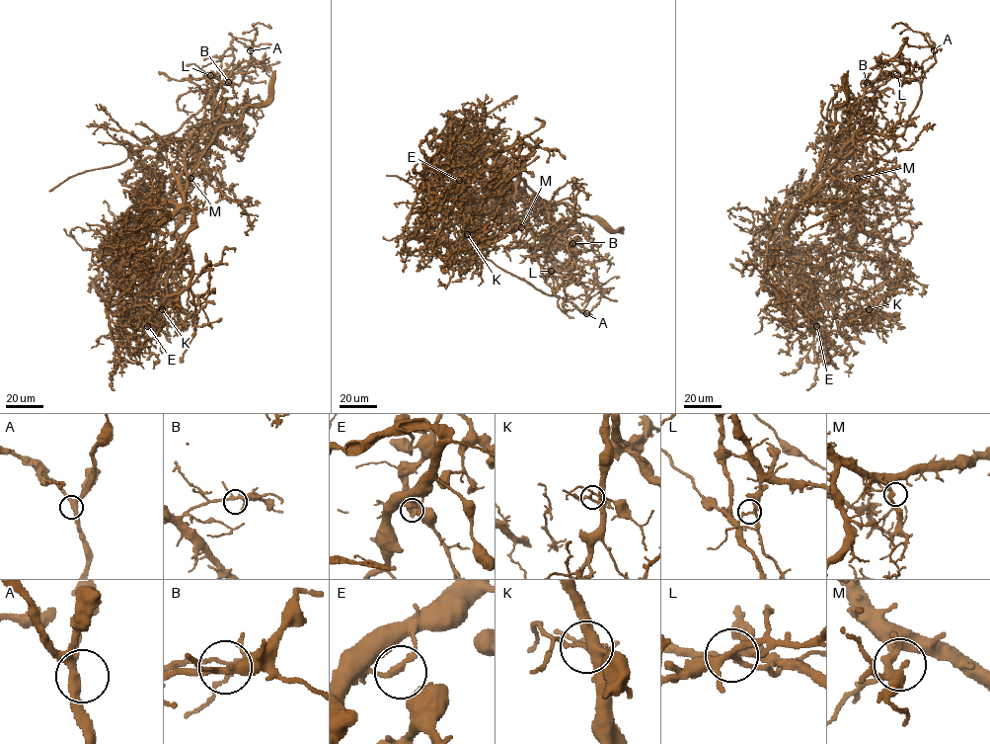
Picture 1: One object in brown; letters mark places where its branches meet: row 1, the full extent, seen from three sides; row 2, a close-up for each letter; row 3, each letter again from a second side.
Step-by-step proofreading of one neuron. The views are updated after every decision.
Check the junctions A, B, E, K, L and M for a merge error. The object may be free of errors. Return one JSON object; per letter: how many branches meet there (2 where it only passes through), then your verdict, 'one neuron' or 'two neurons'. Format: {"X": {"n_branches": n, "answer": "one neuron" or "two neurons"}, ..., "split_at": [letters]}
{"A": {"n_branches": 4, "answer": "one neuron"}, "B": {"n_branches": 4, "answer": "one neuron"}, "E": {"n_branches": 4, "answer": "one neuron"}, "K": {"n_branches": 4, "answer": "one neuron"}, "L": {"n_branches": 4, "answer": "two neurons"}, "M": {"n_branches": 4, "answer": "one neuron"}, "split_at": ["L"]}

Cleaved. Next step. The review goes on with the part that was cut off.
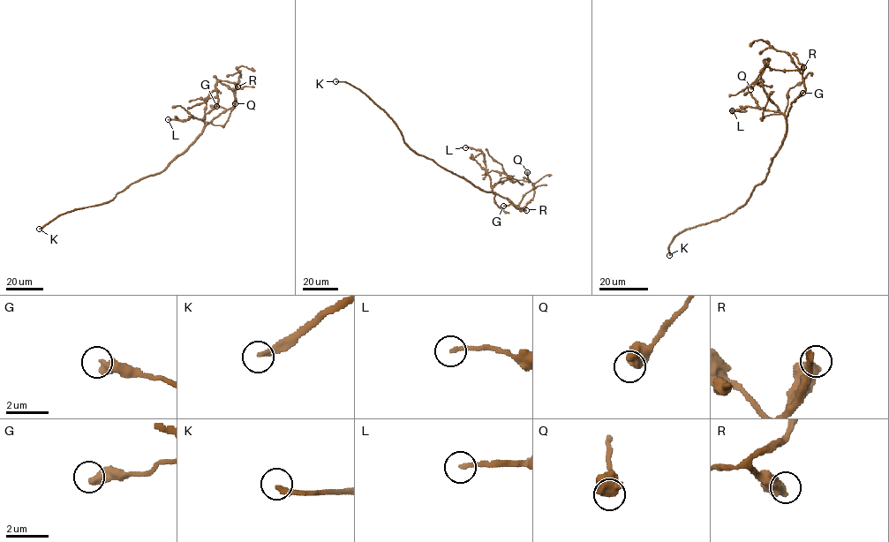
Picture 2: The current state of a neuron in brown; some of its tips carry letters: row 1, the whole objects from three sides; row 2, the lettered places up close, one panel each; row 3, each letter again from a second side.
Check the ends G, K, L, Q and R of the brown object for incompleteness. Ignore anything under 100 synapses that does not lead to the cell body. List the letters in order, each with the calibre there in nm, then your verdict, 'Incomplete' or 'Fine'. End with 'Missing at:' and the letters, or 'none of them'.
G: Thickness 460 nm. Fine
K: Thickness 220 nm. Incomplete
L: Thickness 200 nm. Fine
Q: Thickness 750 nm. Fine
R: Thickness 650 nm. Fine
Missing at: K

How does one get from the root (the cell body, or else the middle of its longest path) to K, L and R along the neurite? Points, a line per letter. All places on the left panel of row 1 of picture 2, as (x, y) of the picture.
K: (169, 164), (161, 171), (132, 183), (109, 202), (75, 208), (39, 229)
L: (169, 164), (201, 133), (204, 123), (191, 116), (185, 120), (168, 119)
R: (169, 164), (202, 133), (206, 125), (236, 104), (234, 91), (237, 86)

